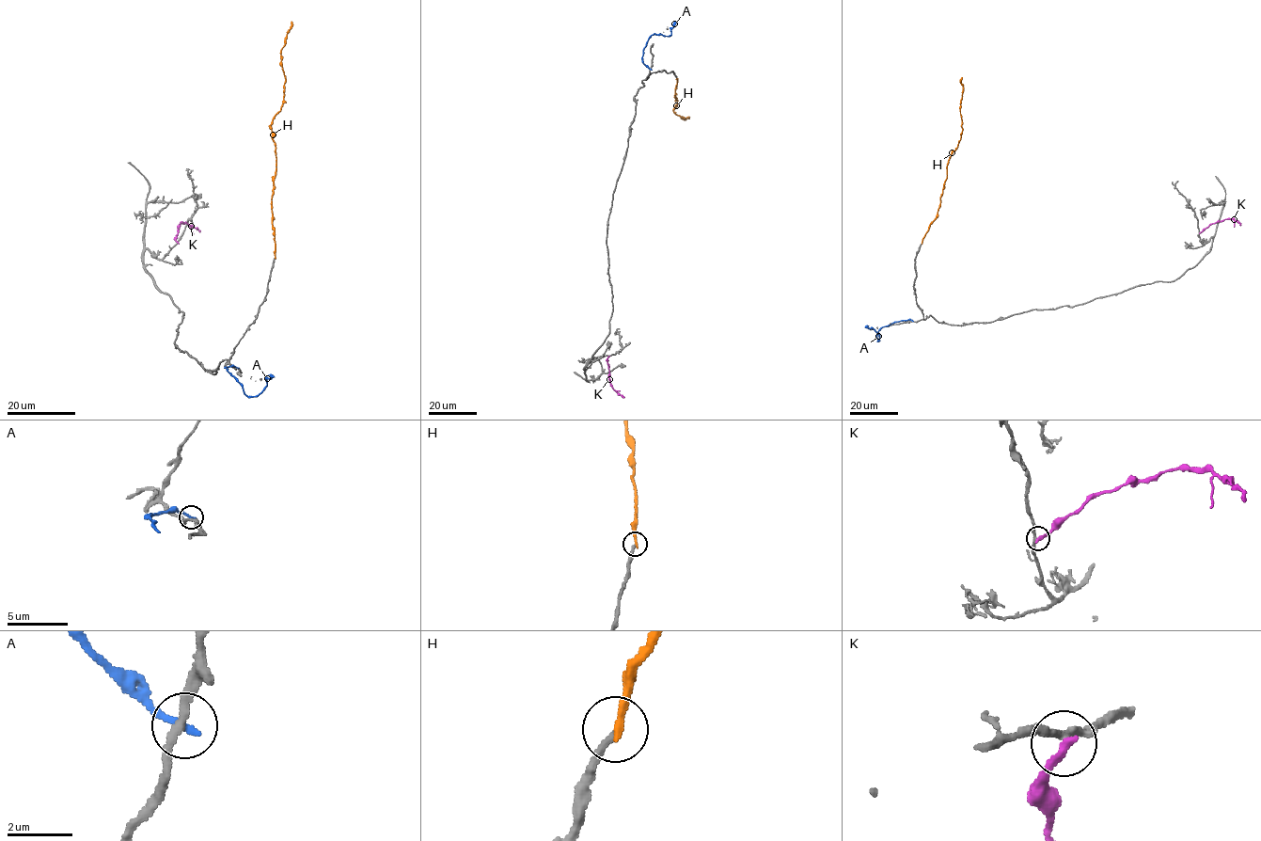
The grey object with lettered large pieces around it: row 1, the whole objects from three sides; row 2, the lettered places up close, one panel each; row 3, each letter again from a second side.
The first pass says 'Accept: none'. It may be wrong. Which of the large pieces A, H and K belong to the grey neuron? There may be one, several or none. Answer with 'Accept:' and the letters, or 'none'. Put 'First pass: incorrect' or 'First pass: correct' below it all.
Accept: none
First pass: correct

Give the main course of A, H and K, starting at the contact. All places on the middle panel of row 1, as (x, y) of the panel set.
A: (651, 69), (643, 62), (642, 57), (648, 39), (654, 33), (669, 36), (672, 24)
H: (677, 78), (674, 97), (678, 103), (673, 111), (684, 118), (681, 118), (689, 119)
K: (608, 357), (610, 384), (624, 398)

